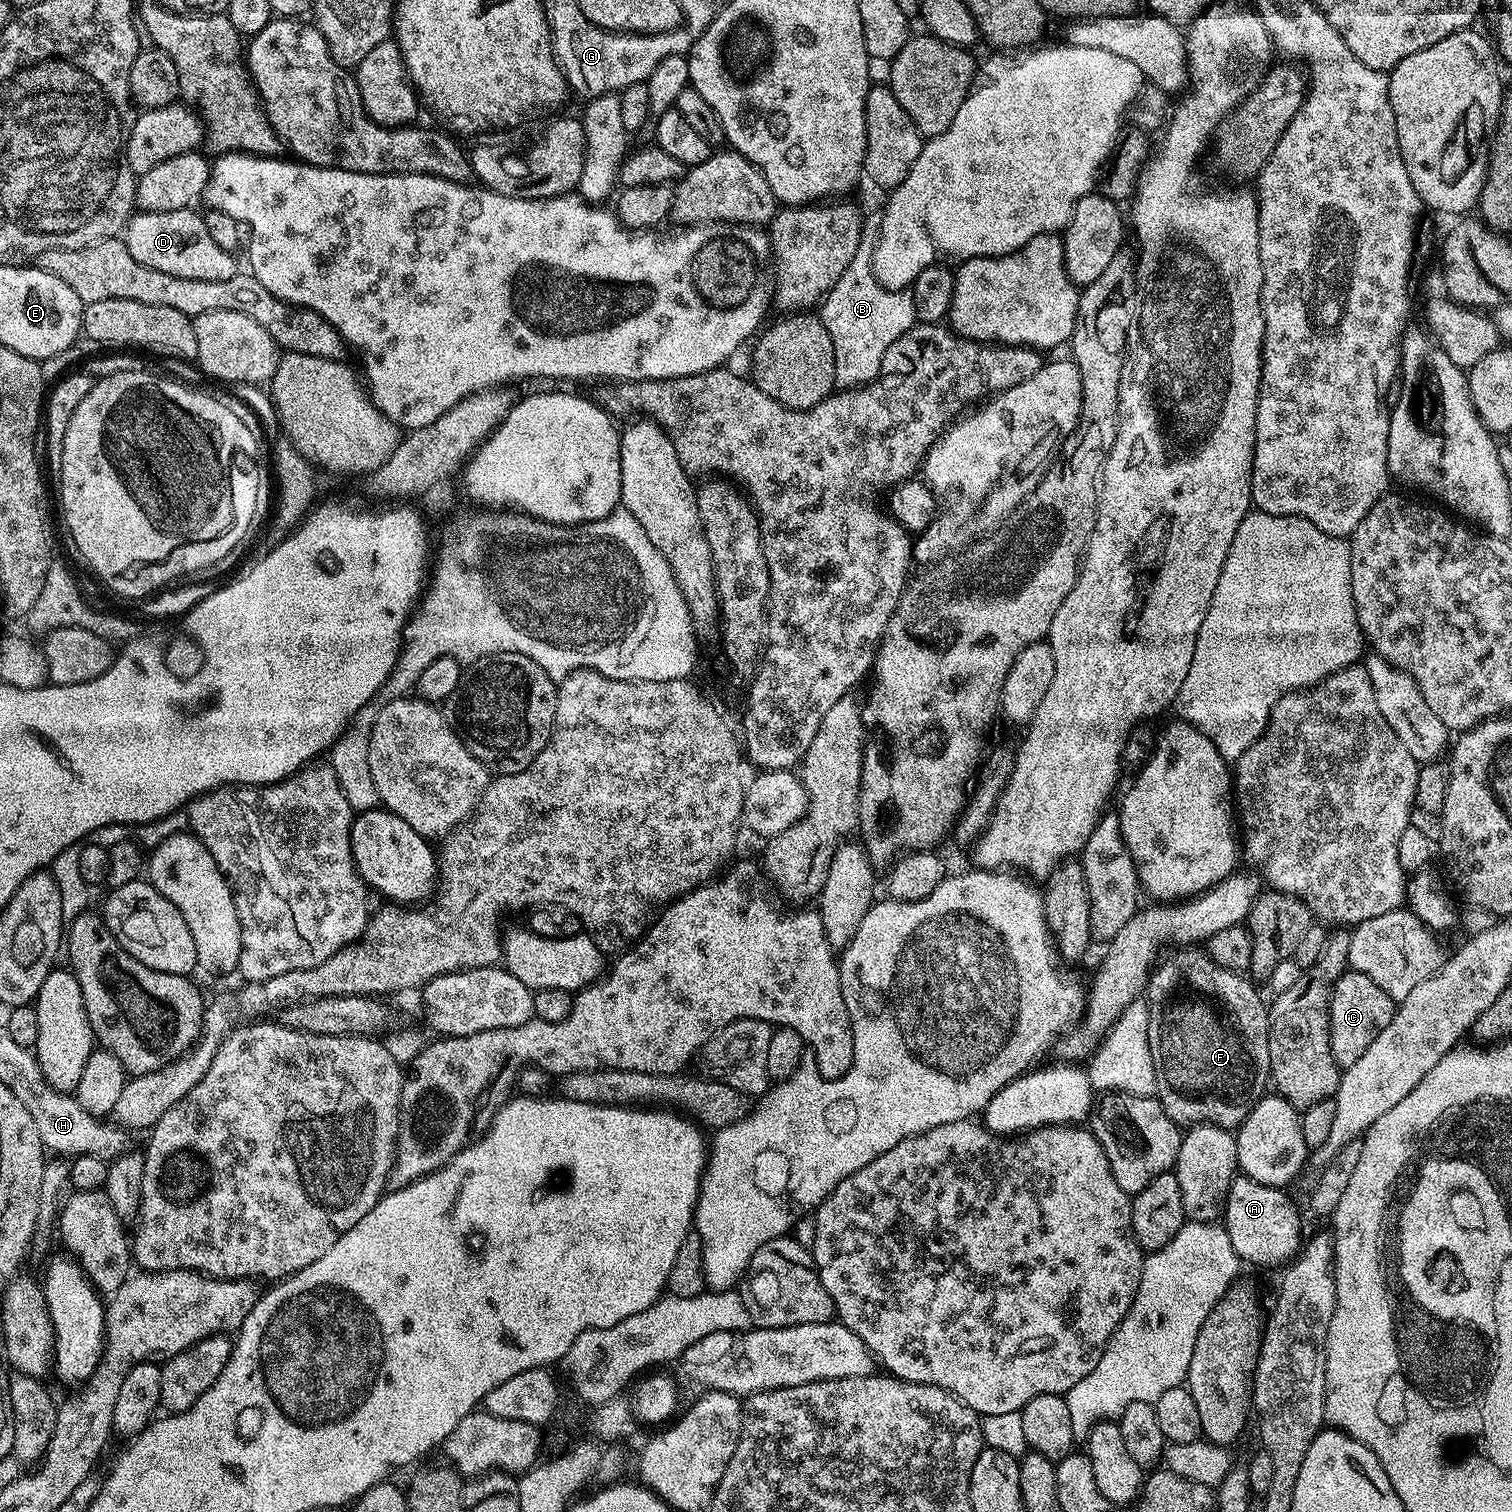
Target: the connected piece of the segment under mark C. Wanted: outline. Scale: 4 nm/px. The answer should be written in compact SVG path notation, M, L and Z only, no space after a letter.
M1347 970L1338 978L1329 1001L1329 1040L1339 1069L1354 1066L1354 1062L1362 1058L1370 1042L1390 1026L1390 1018L1394 1018L1397 1007L1397 1001L1392 1000L1382 986L1366 978L1366 974Z

